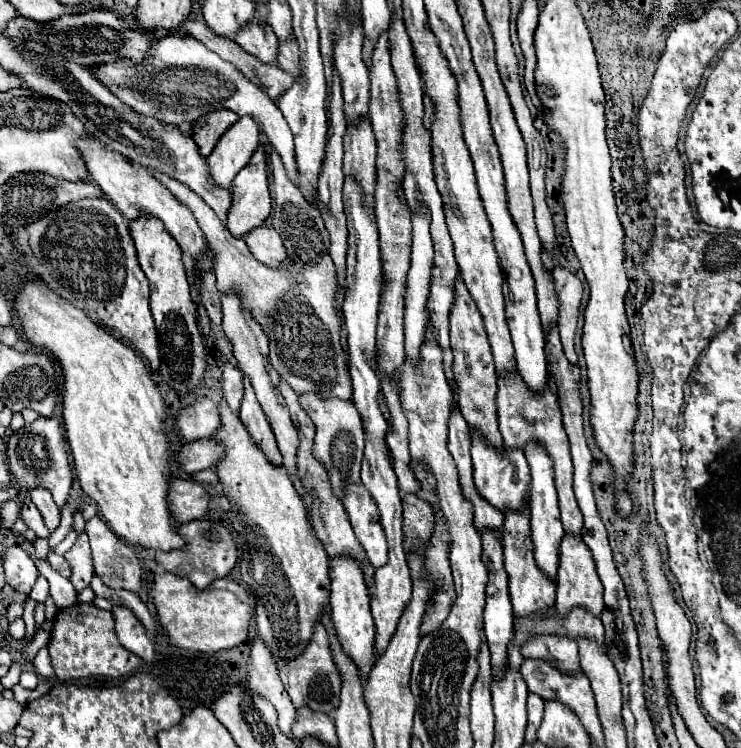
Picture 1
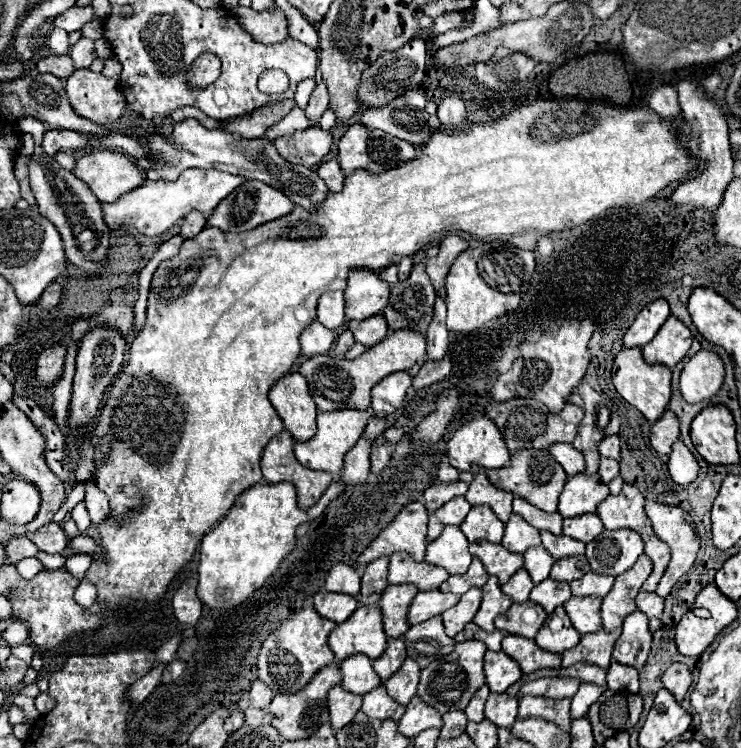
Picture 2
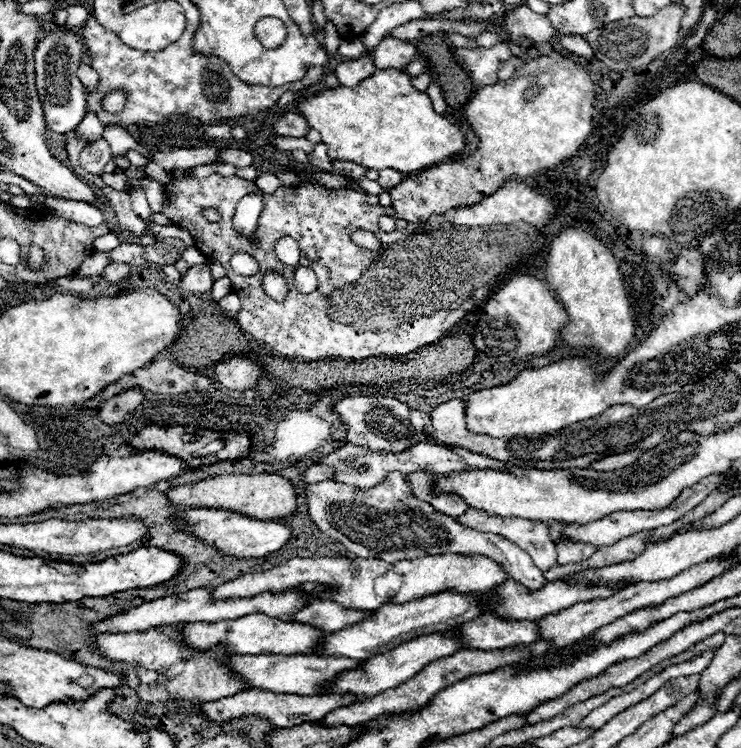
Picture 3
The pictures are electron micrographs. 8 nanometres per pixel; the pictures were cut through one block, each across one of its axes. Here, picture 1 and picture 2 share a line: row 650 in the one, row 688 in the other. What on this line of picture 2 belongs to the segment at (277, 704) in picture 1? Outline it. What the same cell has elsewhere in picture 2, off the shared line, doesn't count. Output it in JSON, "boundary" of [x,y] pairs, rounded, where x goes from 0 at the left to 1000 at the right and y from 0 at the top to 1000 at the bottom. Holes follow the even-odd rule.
{"boundary":[[[345,909],[345,912],[340,912],[337,925],[332,925],[332,928],[324,933],[321,947],[324,947],[324,949],[332,949],[332,947],[337,947],[337,944],[345,944],[345,947],[362,947],[367,930],[370,930],[370,925],[367,925],[356,912]]]}

